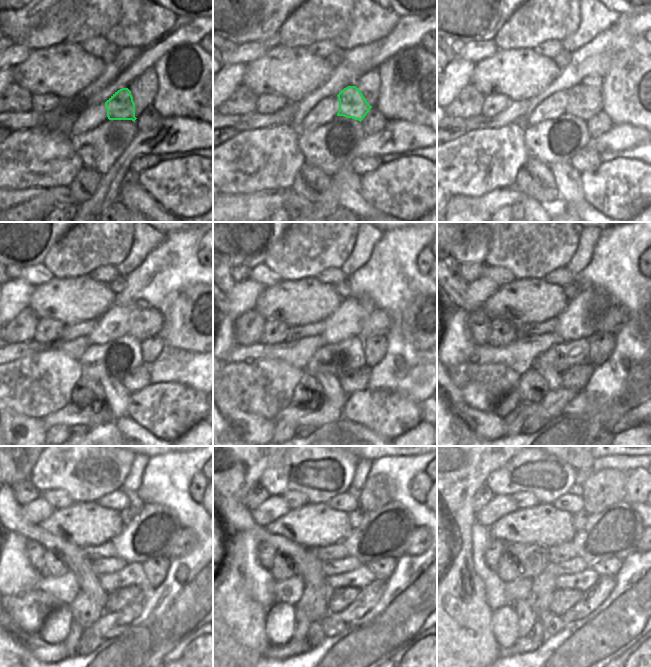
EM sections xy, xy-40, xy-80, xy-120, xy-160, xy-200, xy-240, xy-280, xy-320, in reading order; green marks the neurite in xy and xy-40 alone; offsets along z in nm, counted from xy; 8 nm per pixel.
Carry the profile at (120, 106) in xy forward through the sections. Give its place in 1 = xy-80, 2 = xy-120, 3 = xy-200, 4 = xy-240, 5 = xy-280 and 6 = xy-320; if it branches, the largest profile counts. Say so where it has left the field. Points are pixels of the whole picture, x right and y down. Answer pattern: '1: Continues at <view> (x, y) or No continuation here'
1: Continues at xy-80 (583, 102)
2: Continues at xy-120 (144, 323)
3: Continues at xy-200 (614, 321)
4: Continues at xy-240 (185, 541)
5: Continues at xy-280 (416, 545)
6: Continues at xy-320 (640, 547)

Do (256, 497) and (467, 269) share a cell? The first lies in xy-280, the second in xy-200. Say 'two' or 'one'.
one

